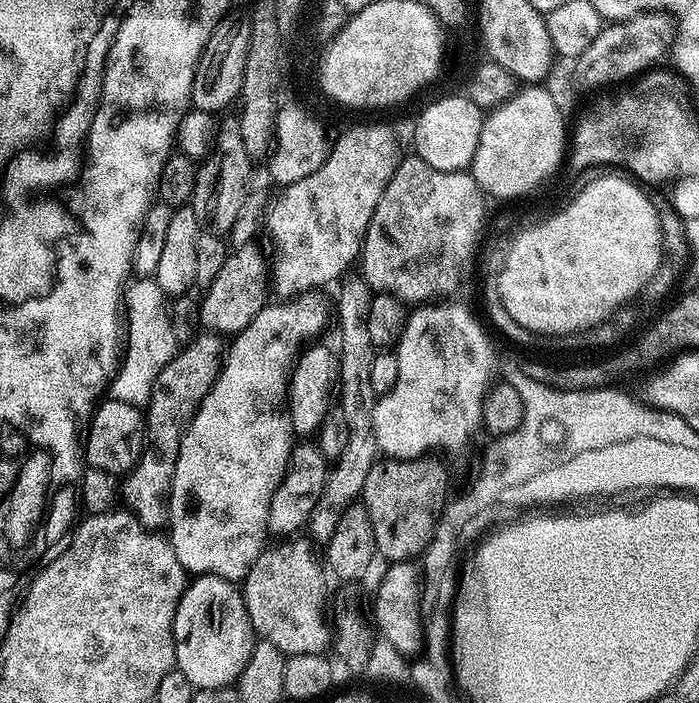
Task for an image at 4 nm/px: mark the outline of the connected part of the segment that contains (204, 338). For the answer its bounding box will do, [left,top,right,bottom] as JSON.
[122,331,226,530]

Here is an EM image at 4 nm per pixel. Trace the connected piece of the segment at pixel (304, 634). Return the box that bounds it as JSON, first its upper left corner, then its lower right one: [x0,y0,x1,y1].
[242,538,330,656]

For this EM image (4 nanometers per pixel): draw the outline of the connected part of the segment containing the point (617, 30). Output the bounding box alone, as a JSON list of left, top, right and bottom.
[578,10,678,86]

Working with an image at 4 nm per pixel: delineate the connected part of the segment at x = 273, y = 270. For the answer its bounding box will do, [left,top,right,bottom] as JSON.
[266,124,402,302]

